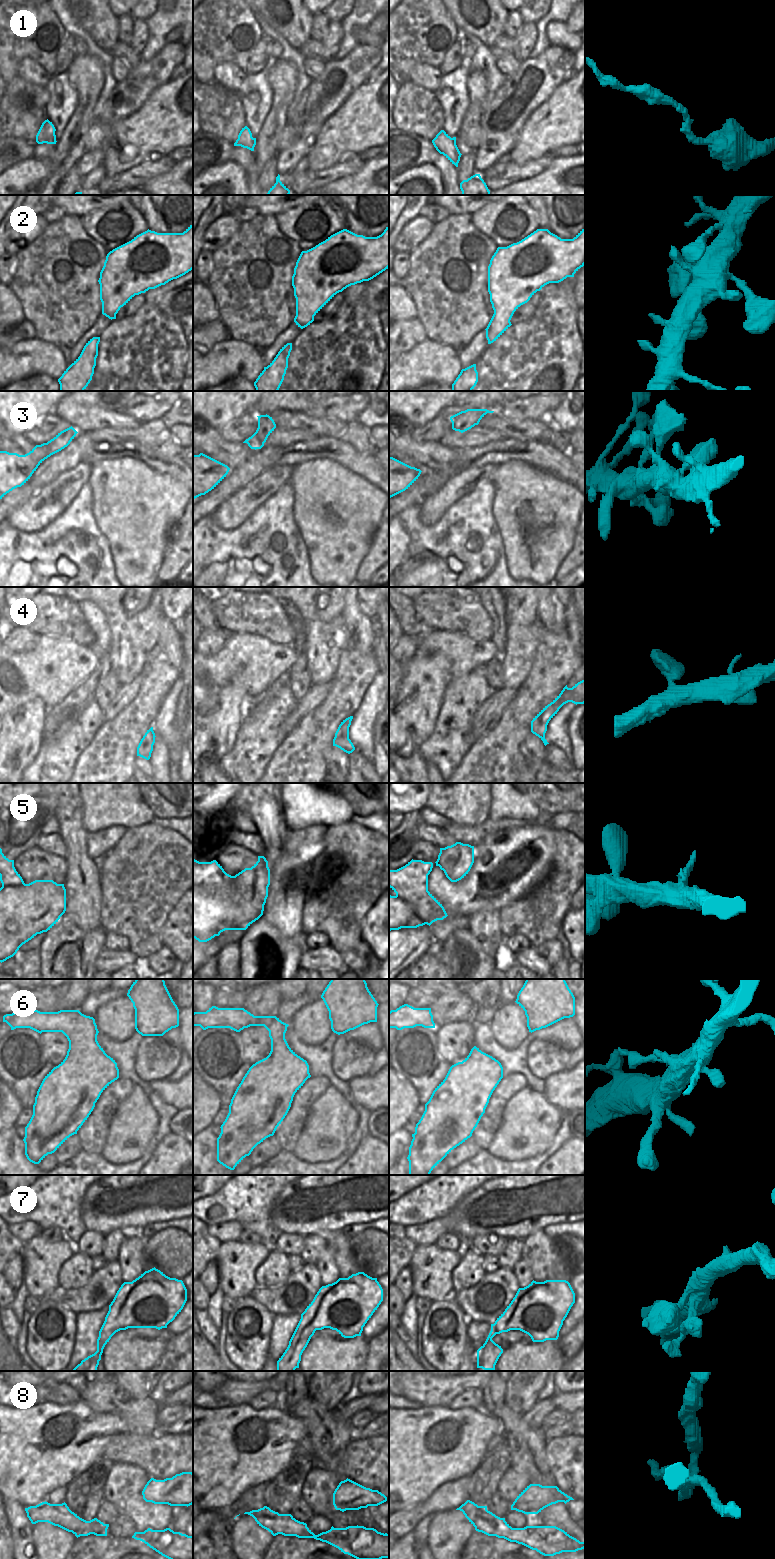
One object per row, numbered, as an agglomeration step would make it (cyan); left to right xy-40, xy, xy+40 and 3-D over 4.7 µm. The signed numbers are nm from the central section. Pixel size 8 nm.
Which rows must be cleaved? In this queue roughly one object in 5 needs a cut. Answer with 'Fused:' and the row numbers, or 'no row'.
Fused: 8

